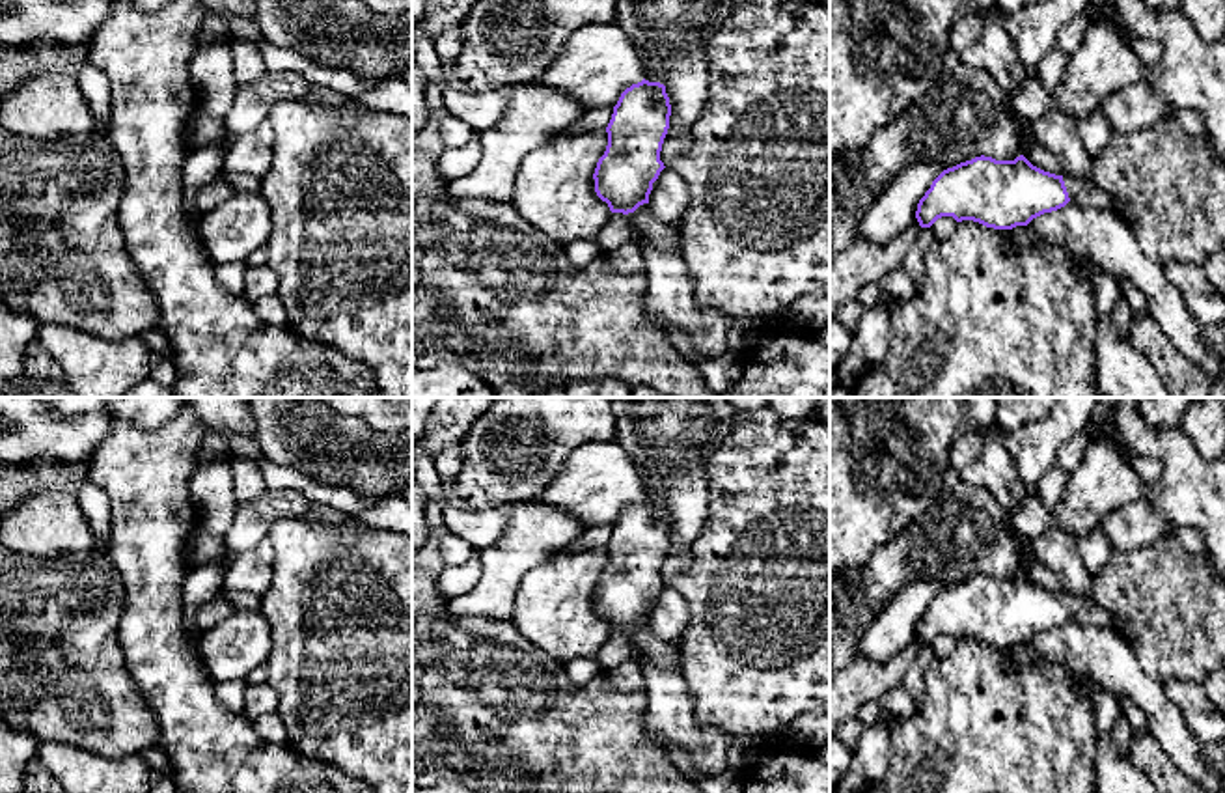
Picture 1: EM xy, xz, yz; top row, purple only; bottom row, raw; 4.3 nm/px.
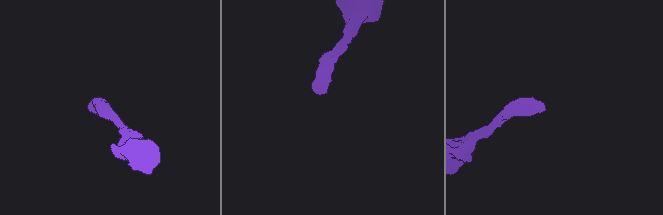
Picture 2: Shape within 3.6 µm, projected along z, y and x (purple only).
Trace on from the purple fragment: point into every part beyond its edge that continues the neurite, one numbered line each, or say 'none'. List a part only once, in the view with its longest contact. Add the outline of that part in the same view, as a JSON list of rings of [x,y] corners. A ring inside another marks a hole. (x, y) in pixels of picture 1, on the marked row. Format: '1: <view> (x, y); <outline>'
1: yz (1084, 193); [[[1063,175],[1063,181],[1072,203],[1080,207],[1111,209],[1121,213],[1121,207],[1115,203],[1115,200],[1098,188],[1093,179],[1074,179],[1070,175]]]

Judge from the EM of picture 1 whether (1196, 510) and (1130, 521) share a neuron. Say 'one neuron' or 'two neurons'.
two neurons

